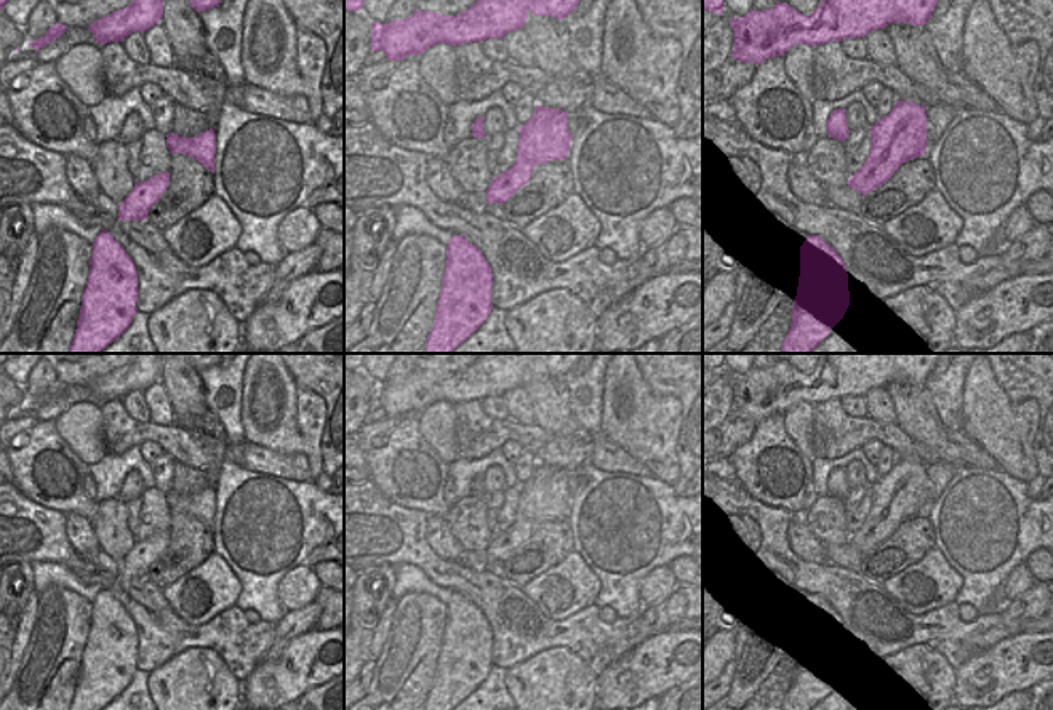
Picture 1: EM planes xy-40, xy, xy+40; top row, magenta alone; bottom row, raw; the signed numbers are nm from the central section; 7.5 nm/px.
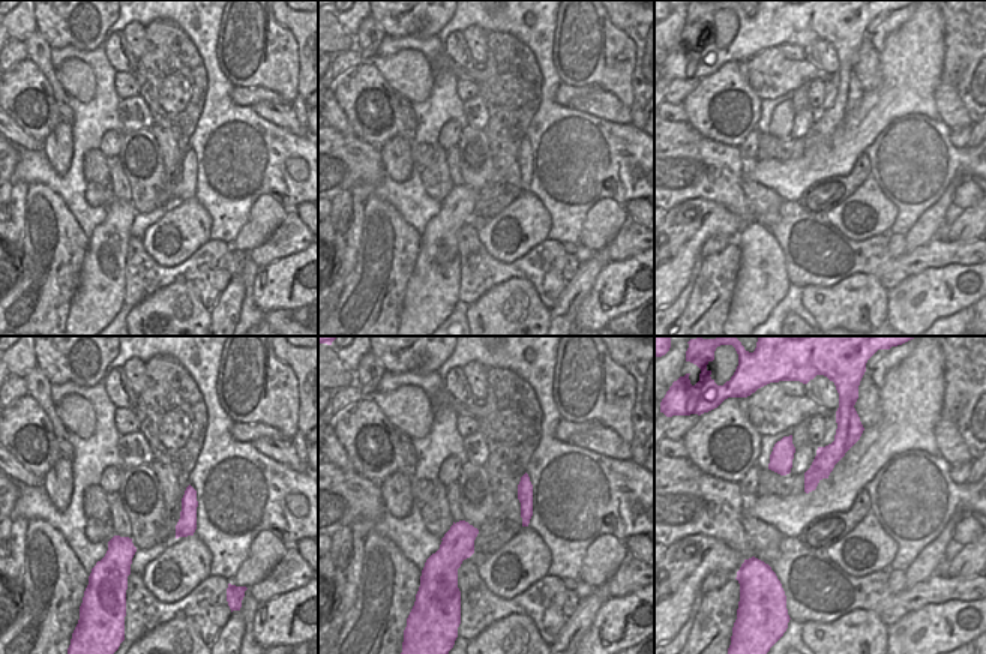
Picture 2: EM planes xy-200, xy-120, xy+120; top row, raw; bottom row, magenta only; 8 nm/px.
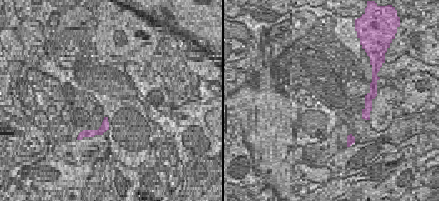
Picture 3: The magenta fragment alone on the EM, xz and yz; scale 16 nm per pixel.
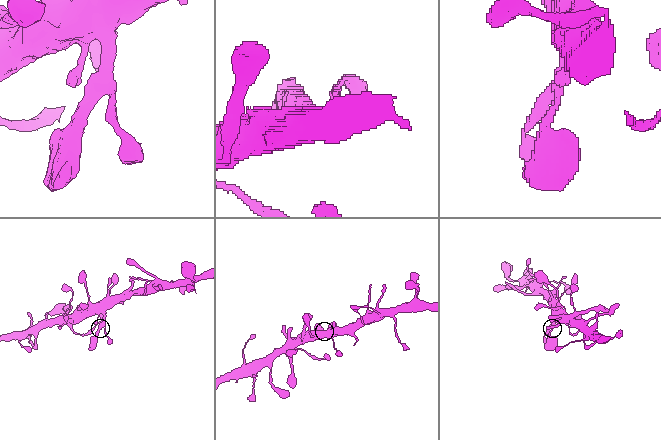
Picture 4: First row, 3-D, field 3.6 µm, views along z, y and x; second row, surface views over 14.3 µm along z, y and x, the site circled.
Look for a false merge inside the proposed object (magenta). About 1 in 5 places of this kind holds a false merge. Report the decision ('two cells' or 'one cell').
one cell

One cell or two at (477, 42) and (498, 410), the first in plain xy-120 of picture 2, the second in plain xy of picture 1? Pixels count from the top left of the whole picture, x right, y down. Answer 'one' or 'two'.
two

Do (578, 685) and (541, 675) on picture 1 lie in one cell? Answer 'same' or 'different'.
same

